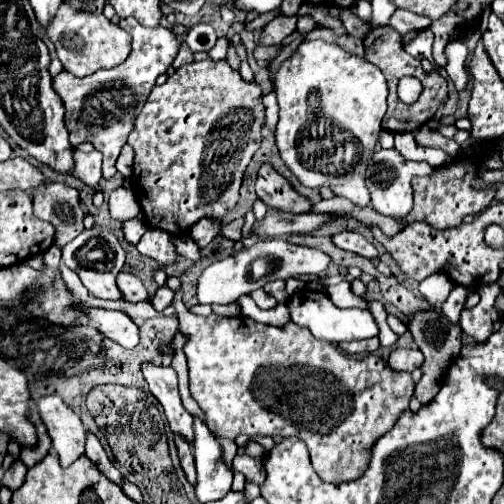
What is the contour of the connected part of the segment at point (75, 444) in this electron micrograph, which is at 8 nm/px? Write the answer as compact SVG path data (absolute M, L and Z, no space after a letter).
M56 394L38 398L38 412L52 440L52 450L60 458L60 464L70 466L78 456L84 454L86 430L82 420Z

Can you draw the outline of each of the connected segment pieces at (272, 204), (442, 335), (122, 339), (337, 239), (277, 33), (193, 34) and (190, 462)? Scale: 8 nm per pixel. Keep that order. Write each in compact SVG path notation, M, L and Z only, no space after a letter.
M262 164L262 168L258 170L256 196L268 208L274 208L280 212L300 214L300 212L308 212L312 208L312 204L304 196L302 196L302 204L300 204L300 194L296 194L296 190L290 186L290 182L284 176L280 176L270 164Z
M426 310L426 312L418 312L416 316L410 318L408 322L408 330L412 332L416 344L420 346L422 354L424 354L424 364L420 366L422 370L422 378L416 384L416 398L426 404L426 400L430 400L432 396L436 396L436 392L440 390L440 380L442 380L442 372L444 368L456 358L456 354L460 354L460 328L450 324L440 312L434 310Z
M86 304L74 306L90 326L94 326L102 336L118 342L124 348L134 348L138 344L138 326L118 310L90 308Z
M342 230L342 232L332 236L332 242L342 250L348 250L348 252L354 252L354 254L360 254L360 256L366 256L366 258L376 258L378 256L376 246L372 242L368 242L360 232Z
M276 16L268 22L260 34L260 44L280 44L286 36L296 30L298 16Z
M200 22L200 24L194 24L194 26L188 30L186 42L188 42L188 46L190 46L192 52L200 52L200 50L208 52L208 50L214 46L216 38L218 38L218 36L216 36L214 28L212 28L210 24L206 24L206 22Z
M176 436L176 448L180 456L180 466L186 472L186 478L190 484L196 484L196 468L194 468L194 454L190 444L184 440L184 436Z

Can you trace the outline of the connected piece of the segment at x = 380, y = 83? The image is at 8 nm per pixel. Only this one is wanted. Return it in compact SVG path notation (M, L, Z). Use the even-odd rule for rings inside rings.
M322 40L302 42L298 46L298 50L276 72L276 96L280 106L276 146L282 160L302 186L326 186L336 196L344 196L360 208L366 208L370 204L370 192L366 188L366 168L374 156L374 148L382 132L388 93L384 74L368 60L348 54L340 46L326 44Z

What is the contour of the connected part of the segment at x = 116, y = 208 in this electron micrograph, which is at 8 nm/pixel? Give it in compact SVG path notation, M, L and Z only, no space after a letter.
M120 186L116 188L112 194L110 194L110 200L108 200L108 206L110 206L110 216L118 222L126 222L126 220L132 220L140 214L140 206L136 204L136 196L132 190Z

